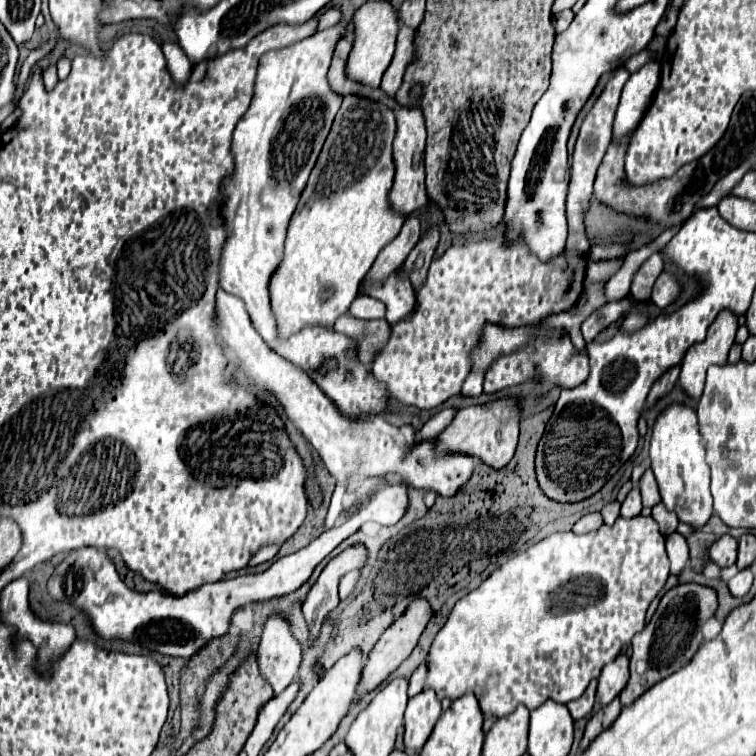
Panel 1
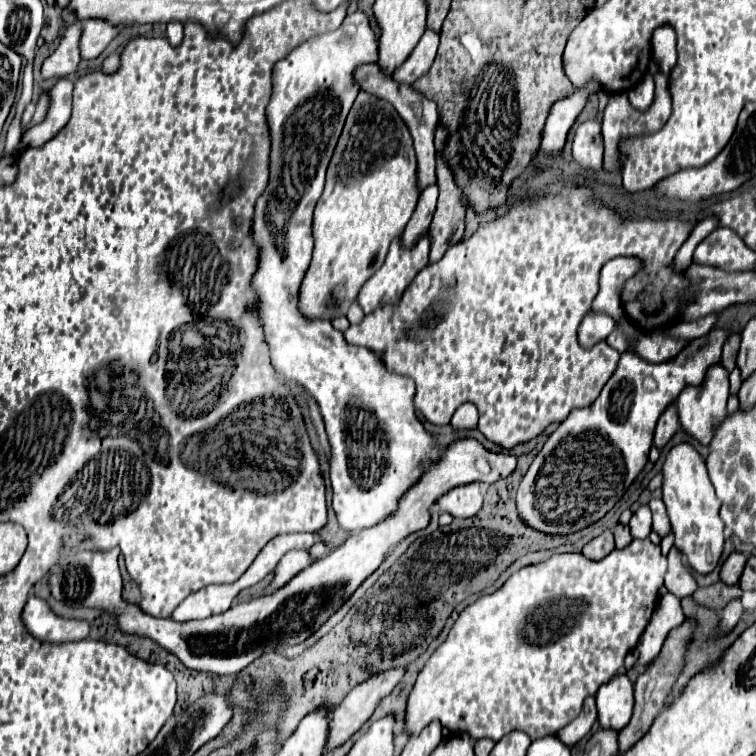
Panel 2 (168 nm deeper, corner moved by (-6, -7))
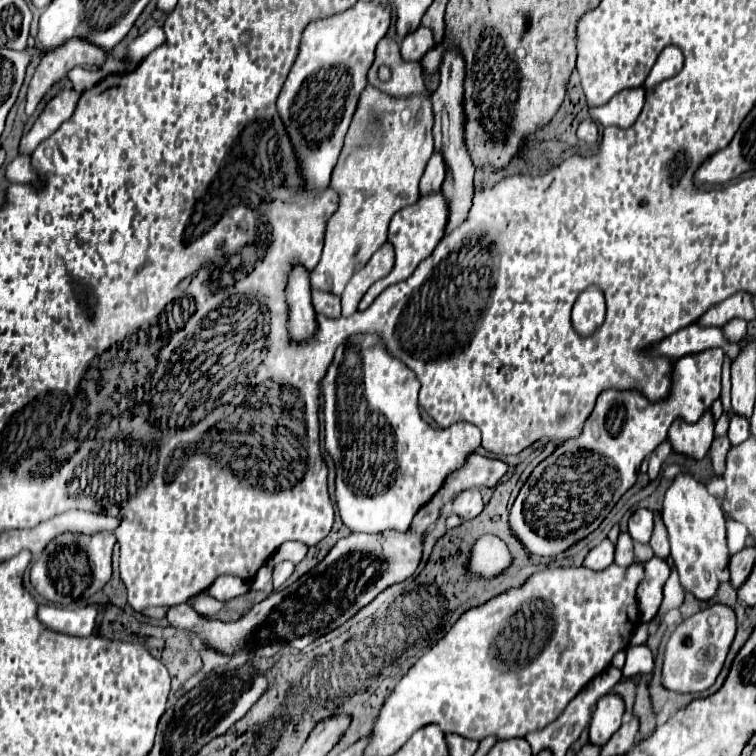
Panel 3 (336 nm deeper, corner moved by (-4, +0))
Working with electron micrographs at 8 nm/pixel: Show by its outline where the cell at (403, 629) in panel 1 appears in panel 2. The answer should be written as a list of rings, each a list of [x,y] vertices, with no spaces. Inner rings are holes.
[[[392,668],[392,672],[384,672],[380,676],[372,676],[364,684],[352,688],[346,698],[336,706],[328,724],[328,742],[326,750],[338,748],[348,742],[360,726],[372,716],[380,698],[388,696],[392,688],[398,684],[400,676],[404,676],[404,668]]]

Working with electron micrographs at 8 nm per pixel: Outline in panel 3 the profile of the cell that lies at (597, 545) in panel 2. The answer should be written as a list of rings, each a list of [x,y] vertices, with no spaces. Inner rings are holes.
[[[604,539],[600,545],[596,545],[594,549],[588,551],[588,555],[584,559],[584,567],[600,571],[600,569],[606,569],[612,561],[614,561],[614,545],[610,539]]]

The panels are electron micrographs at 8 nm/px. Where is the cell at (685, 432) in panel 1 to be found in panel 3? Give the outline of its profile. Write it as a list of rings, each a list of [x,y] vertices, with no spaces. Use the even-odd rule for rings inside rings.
[[[682,471],[664,495],[662,519],[670,537],[670,557],[678,569],[682,587],[702,601],[712,599],[718,587],[718,571],[726,567],[730,557],[726,547],[726,517],[720,501],[708,493],[700,479]]]

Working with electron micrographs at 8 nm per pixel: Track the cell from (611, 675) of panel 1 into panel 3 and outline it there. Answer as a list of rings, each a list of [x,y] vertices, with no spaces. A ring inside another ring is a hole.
[[[608,693],[598,699],[596,711],[590,723],[590,743],[606,745],[608,739],[620,729],[624,715],[624,701],[622,697]]]

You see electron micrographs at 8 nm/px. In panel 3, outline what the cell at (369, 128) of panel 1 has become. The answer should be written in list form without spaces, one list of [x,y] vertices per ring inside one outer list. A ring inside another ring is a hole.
[[[372,85],[362,91],[330,181],[338,195],[338,209],[326,223],[322,257],[310,273],[312,289],[342,295],[342,315],[356,313],[368,287],[392,269],[394,249],[386,243],[388,223],[394,213],[420,199],[418,181],[432,153],[430,89],[410,99],[390,97]]]

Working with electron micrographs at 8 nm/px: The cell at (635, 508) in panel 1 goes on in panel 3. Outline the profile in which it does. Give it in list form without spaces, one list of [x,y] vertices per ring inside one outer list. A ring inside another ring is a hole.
[[[638,509],[630,521],[628,521],[628,531],[632,535],[634,541],[640,541],[640,543],[648,543],[650,541],[650,535],[652,535],[652,511],[648,509]]]

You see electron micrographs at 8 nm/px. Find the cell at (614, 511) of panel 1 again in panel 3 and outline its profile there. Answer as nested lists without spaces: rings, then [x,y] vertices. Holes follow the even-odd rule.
[[[628,531],[618,535],[618,543],[616,543],[616,565],[620,567],[628,567],[634,561],[634,541],[630,537]]]

